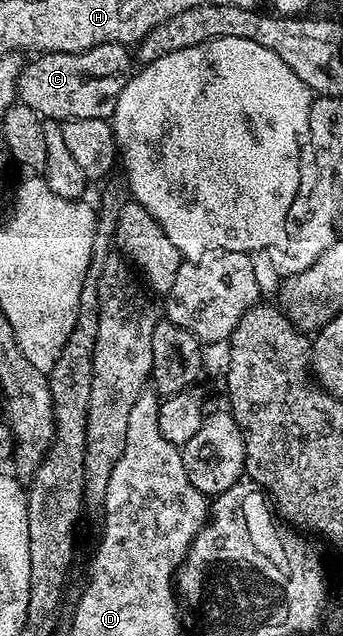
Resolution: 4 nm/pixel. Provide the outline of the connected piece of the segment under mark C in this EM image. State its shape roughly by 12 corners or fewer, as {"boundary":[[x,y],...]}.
{"boundary":[[106,42],[80,54],[40,53],[16,97],[43,119],[110,119],[116,95],[86,78],[132,69],[132,51]]}

